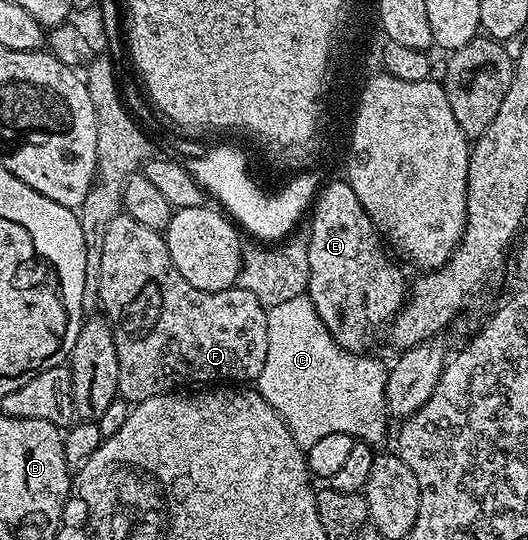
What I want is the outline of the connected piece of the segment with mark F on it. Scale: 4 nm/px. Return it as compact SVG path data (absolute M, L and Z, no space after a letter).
M121 213L106 228L106 237L102 240L102 268L100 269L100 300L103 317L112 325L114 336L114 348L118 352L118 394L125 402L135 404L142 400L150 400L150 396L159 394L171 394L177 388L188 388L191 382L208 382L204 384L248 384L251 380L259 379L262 372L262 364L266 364L266 348L268 347L268 310L258 302L253 292L241 288L231 292L219 294L207 294L204 290L194 288L178 272L178 268L172 262L168 251L165 235L158 230L146 228L146 224L138 224L129 214Z

